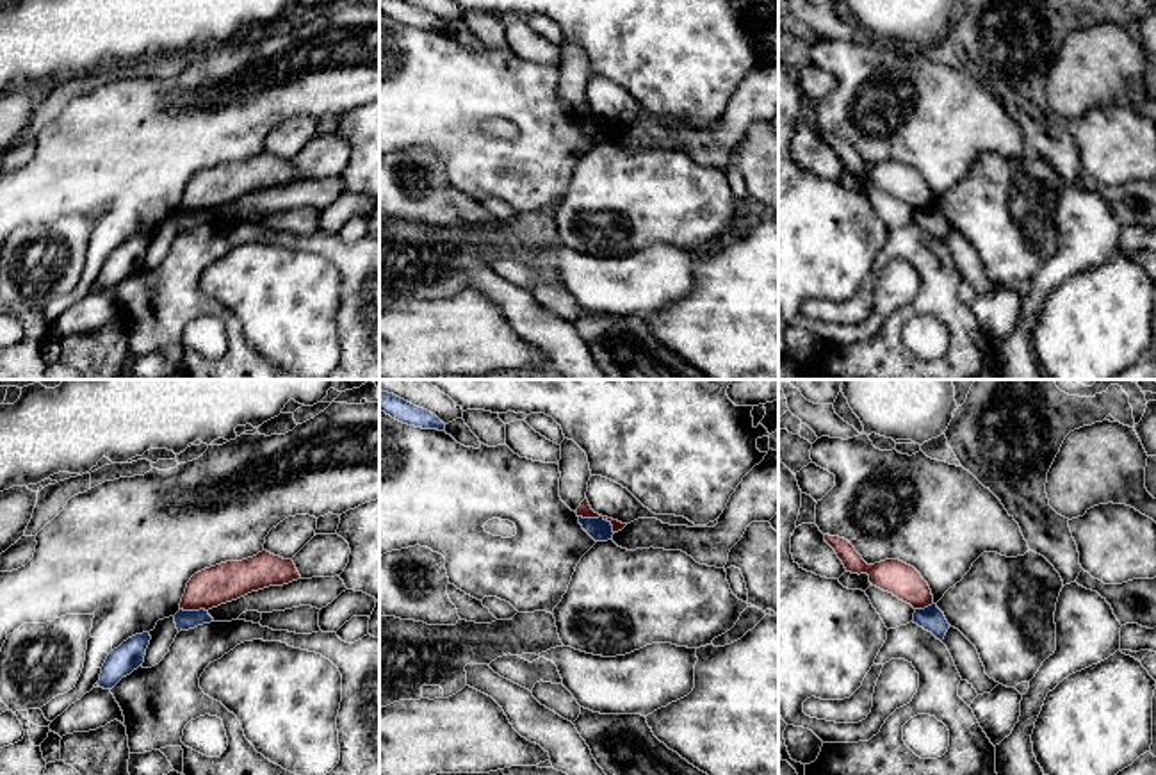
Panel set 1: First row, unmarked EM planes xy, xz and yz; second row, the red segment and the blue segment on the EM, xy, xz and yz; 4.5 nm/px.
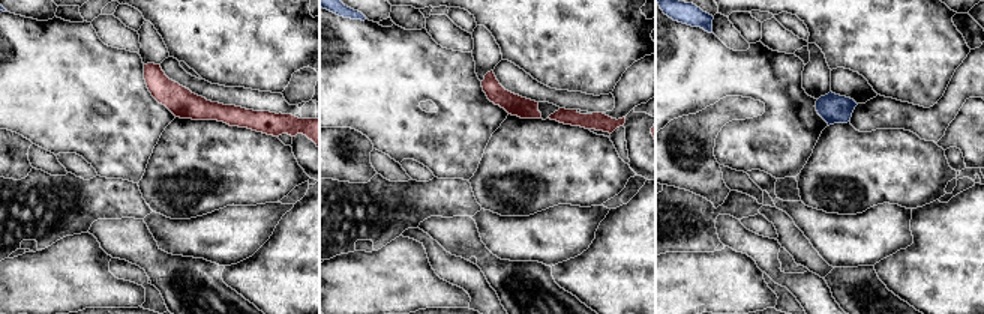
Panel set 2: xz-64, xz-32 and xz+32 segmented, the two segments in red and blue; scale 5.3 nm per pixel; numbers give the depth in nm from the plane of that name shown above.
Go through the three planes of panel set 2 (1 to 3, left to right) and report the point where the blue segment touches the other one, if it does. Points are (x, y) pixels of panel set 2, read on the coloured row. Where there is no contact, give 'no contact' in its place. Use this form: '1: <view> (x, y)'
1: no contact
2: no contact
3: no contact

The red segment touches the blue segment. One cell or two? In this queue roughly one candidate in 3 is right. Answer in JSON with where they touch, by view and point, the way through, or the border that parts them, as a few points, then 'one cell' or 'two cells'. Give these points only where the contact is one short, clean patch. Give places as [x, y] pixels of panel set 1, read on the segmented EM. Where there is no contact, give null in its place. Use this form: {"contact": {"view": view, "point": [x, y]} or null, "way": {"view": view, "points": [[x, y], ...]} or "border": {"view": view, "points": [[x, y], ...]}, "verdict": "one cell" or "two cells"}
{"contact": {"view": "xz", "point": [599, 515]}, "border": {"view": "xz", "points": [[579, 515], [602, 517], [613, 533]]}, "verdict": "two cells"}

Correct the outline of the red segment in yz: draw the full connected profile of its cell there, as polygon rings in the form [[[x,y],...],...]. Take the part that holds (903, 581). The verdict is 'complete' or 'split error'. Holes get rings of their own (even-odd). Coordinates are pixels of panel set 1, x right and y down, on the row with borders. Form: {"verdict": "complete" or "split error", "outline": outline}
{"verdict": "complete", "outline": [[[825,534],[825,542],[835,551],[846,572],[867,574],[873,586],[892,593],[914,609],[924,609],[933,604],[928,583],[914,567],[900,559],[867,565],[848,540]]]}

